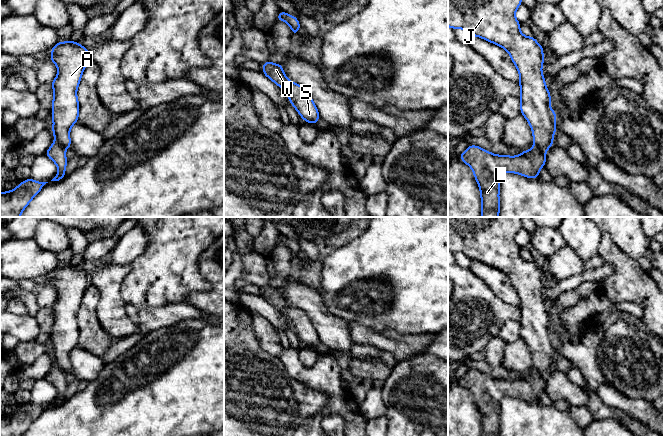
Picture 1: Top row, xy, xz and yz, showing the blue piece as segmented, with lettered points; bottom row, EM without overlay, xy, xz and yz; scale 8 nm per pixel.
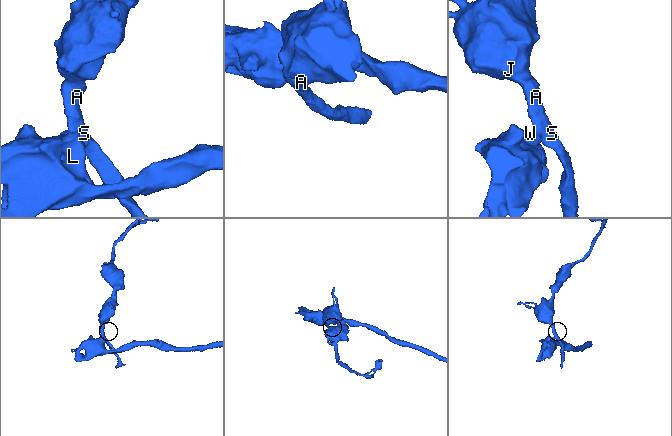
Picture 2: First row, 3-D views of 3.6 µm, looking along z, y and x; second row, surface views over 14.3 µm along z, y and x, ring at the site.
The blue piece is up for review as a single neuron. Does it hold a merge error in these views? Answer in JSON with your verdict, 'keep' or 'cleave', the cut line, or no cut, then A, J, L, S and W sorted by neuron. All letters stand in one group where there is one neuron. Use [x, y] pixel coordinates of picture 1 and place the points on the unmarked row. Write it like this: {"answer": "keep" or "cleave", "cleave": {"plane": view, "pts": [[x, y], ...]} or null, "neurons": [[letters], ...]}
{"answer": "cleave", "cleave": {"plane": "yz", "pts": [[534, 368], [545, 375]]}, "neurons": [["A", "J", "S"], ["L", "W"]]}

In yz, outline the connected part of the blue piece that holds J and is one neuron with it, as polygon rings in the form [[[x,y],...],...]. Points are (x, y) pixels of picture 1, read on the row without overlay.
[[[448,217],[448,250],[461,252],[471,260],[477,260],[504,272],[516,289],[520,300],[521,338],[528,345],[534,369],[547,375],[553,367],[557,338],[550,330],[551,320],[542,298],[543,270],[536,263],[520,256],[515,236],[522,228],[521,217]]]

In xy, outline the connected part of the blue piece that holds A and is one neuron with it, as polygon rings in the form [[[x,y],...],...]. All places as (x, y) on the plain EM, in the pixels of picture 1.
[[[58,266],[51,274],[50,284],[58,291],[53,311],[52,356],[65,373],[70,372],[70,352],[78,346],[77,312],[89,284],[89,275],[78,266]]]

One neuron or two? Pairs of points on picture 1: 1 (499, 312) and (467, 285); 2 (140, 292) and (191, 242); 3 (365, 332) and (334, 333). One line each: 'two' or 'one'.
1: one
2: one
3: two

